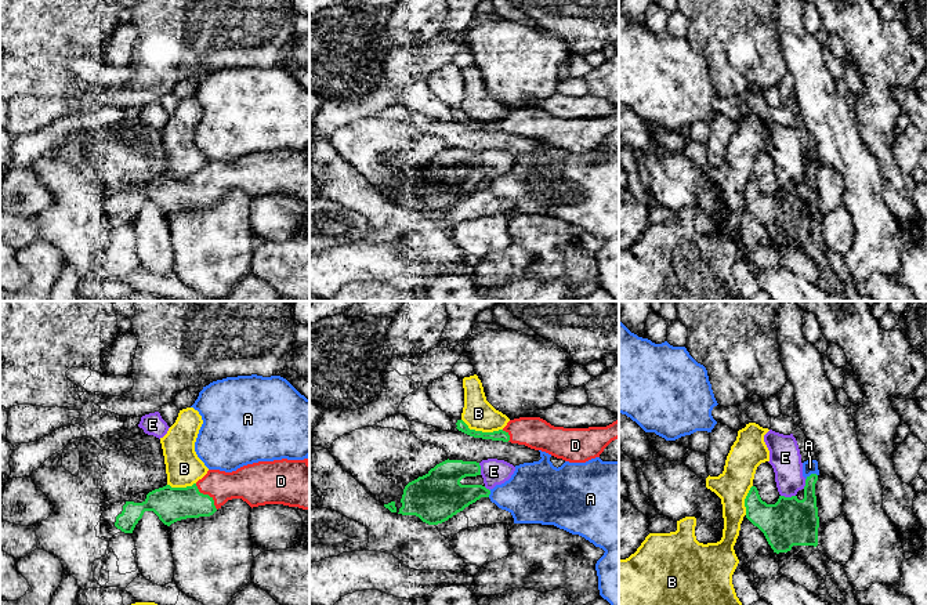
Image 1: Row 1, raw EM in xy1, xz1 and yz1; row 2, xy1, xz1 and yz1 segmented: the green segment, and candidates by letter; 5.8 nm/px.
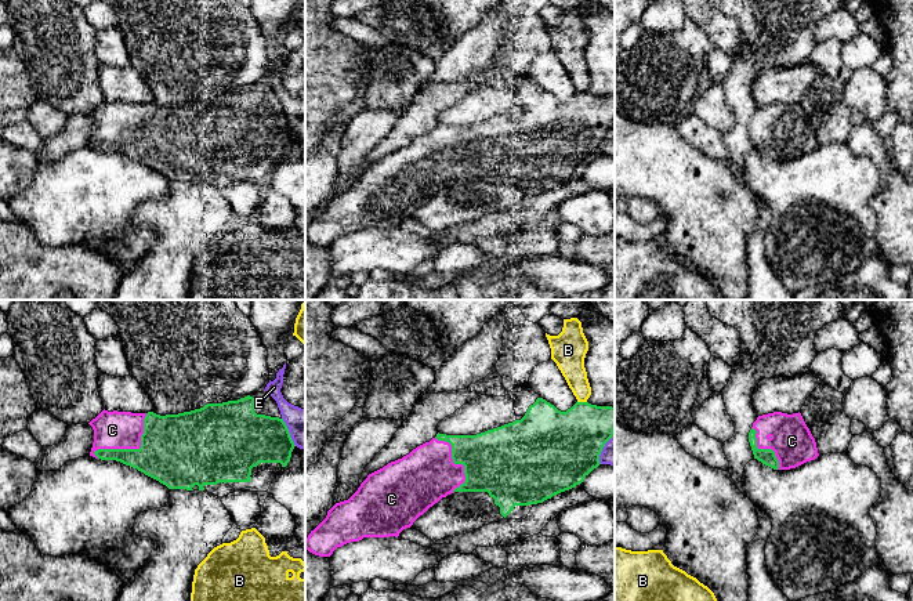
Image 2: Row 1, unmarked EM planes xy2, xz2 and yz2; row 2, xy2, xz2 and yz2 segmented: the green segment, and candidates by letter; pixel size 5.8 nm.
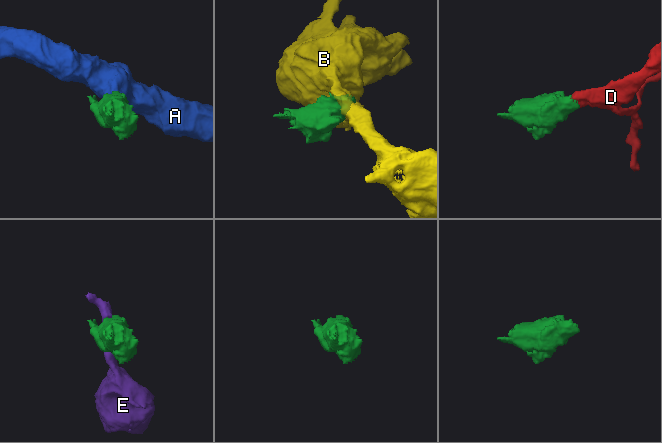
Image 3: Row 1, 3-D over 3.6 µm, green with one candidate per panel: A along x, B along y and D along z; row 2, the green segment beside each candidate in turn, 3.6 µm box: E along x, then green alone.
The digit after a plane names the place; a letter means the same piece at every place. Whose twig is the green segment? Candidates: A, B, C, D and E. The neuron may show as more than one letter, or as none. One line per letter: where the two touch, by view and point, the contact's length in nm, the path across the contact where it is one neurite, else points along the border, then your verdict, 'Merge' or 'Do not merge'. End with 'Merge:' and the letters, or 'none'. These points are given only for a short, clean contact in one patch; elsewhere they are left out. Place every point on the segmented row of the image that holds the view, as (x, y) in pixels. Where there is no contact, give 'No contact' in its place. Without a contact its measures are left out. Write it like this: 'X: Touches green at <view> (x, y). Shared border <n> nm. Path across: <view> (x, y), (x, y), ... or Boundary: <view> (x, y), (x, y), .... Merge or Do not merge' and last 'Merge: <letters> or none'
A: Touches green at yz1 (811, 474). Shared border 80 nm. Boundary: yz1 (817, 474), (811, 474), (806, 479). Do not merge
B: Touches green at xz1 (481, 431). Shared border 240 nm. Boundary: xz1 (462, 419), (470, 428), (482, 431), (502, 430). Do not merge
C: Touches green at xy2 (133, 449). Shared border 400 nm. Merge
D: Touches green at xy1 (207, 495). Shared border 200 nm. Path across: xy1 (170, 504), (201, 500), (207, 495), (217, 486), (247, 482). Merge
E: Touches green at yz1 (788, 497). Shared border 90 nm. Boundary: yz1 (781, 495), (795, 496). Do not merge
Merge: C, D

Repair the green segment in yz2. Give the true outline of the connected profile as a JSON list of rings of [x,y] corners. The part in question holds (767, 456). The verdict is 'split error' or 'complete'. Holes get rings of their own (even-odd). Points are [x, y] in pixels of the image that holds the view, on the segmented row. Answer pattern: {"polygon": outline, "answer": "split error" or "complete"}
{"polygon": [[[800,412],[758,416],[749,442],[754,459],[773,470],[796,468],[819,456],[815,438]]], "answer": "split error"}

